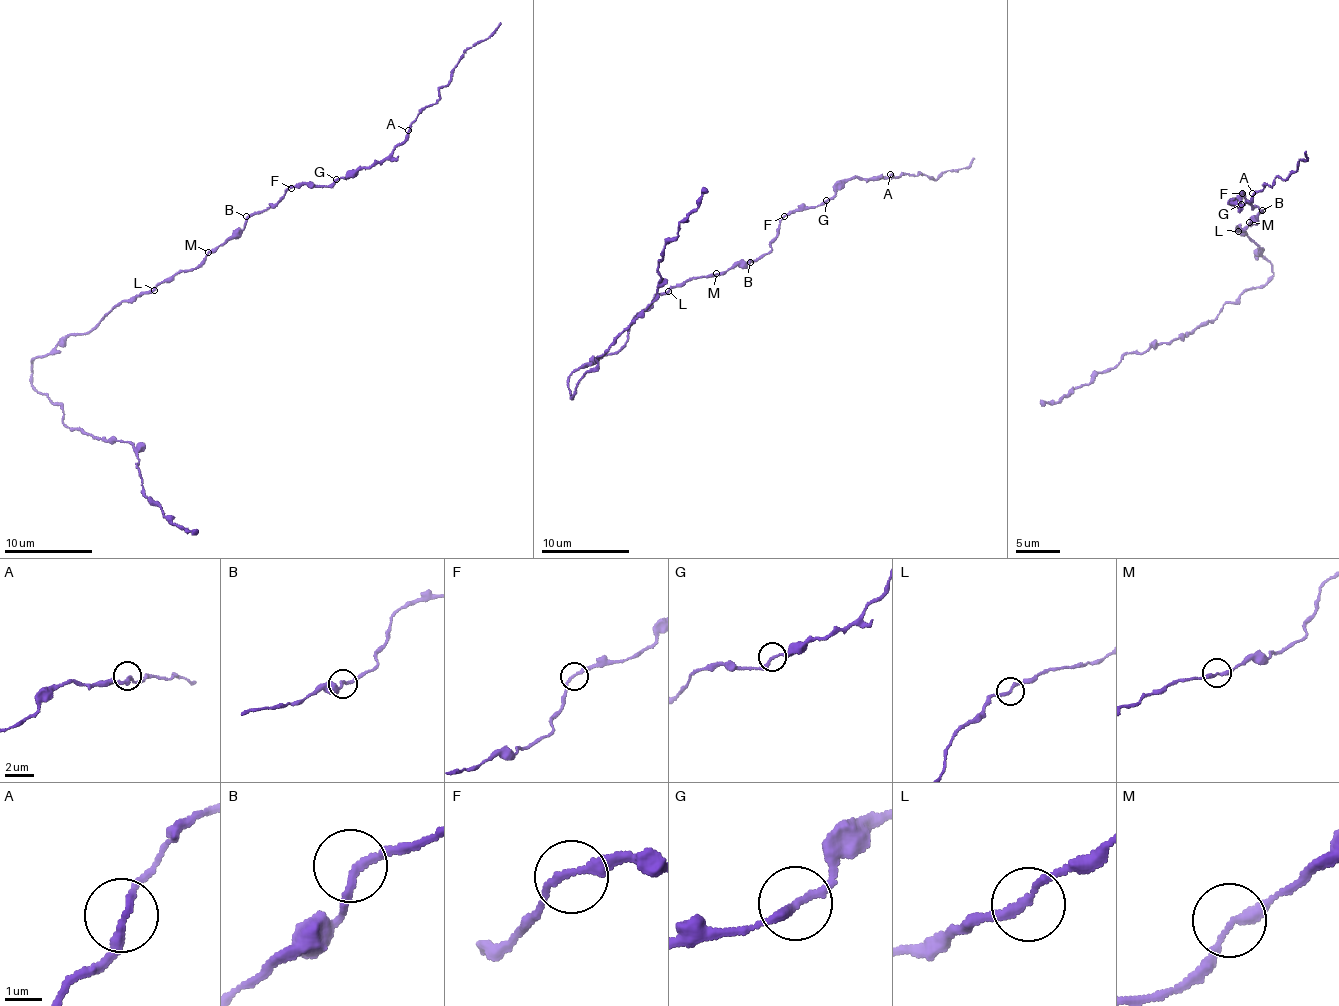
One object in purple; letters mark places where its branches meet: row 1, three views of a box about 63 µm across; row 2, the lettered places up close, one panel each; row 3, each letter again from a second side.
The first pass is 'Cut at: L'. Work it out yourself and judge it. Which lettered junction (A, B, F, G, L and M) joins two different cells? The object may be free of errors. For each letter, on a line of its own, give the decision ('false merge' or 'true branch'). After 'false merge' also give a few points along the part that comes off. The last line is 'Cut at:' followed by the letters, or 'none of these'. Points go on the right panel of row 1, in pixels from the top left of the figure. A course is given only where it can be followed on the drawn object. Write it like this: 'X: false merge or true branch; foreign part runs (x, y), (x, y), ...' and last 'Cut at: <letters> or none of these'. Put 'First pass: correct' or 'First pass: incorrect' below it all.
A: true branch
B: true branch
F: true branch
G: true branch
L: true branch
M: true branch
Cut at: none of these
First pass: incorrect

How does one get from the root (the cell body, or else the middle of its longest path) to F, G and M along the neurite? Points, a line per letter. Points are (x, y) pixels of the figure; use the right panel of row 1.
F: (1236, 228), (1237, 231), (1240, 225), (1242, 230), (1250, 226), (1257, 214), (1263, 212), (1251, 205), (1242, 193)
G: (1236, 228), (1250, 226), (1263, 212), (1241, 192), (1241, 204)
M: (1236, 228), (1237, 231), (1240, 225), (1242, 230), (1249, 222)

